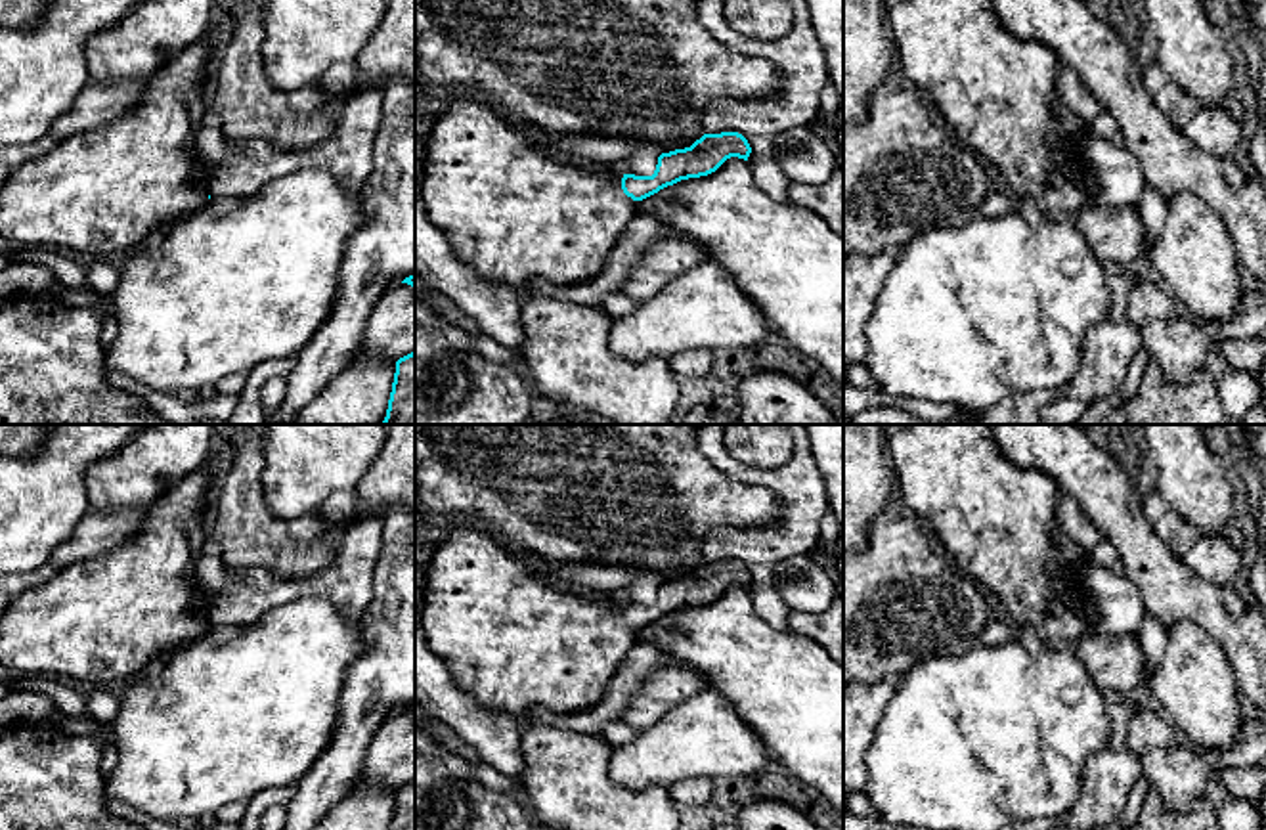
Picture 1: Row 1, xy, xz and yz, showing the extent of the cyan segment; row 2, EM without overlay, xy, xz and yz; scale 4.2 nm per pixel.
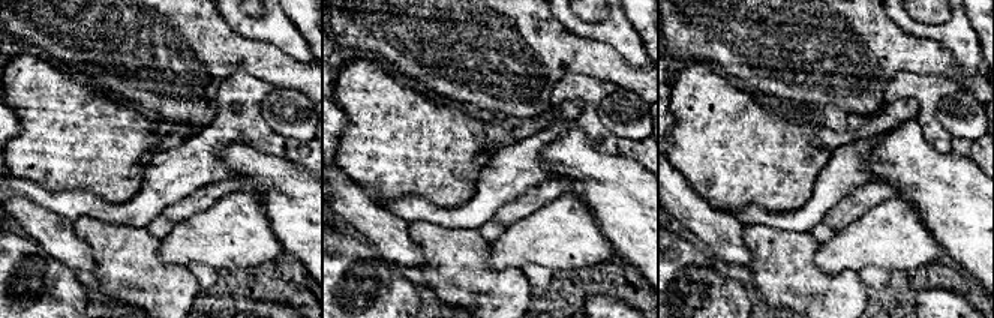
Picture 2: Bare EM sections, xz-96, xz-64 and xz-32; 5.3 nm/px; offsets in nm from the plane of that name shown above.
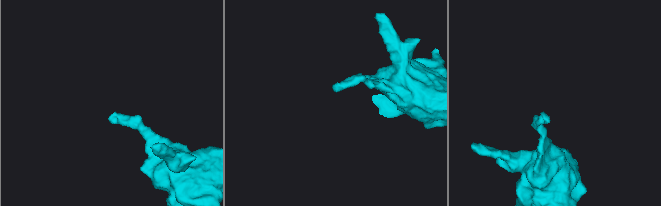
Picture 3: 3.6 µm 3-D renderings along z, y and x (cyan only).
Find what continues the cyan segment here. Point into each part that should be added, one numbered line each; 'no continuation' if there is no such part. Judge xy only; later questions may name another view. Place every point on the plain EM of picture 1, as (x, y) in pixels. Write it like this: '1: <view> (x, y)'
no continuation

